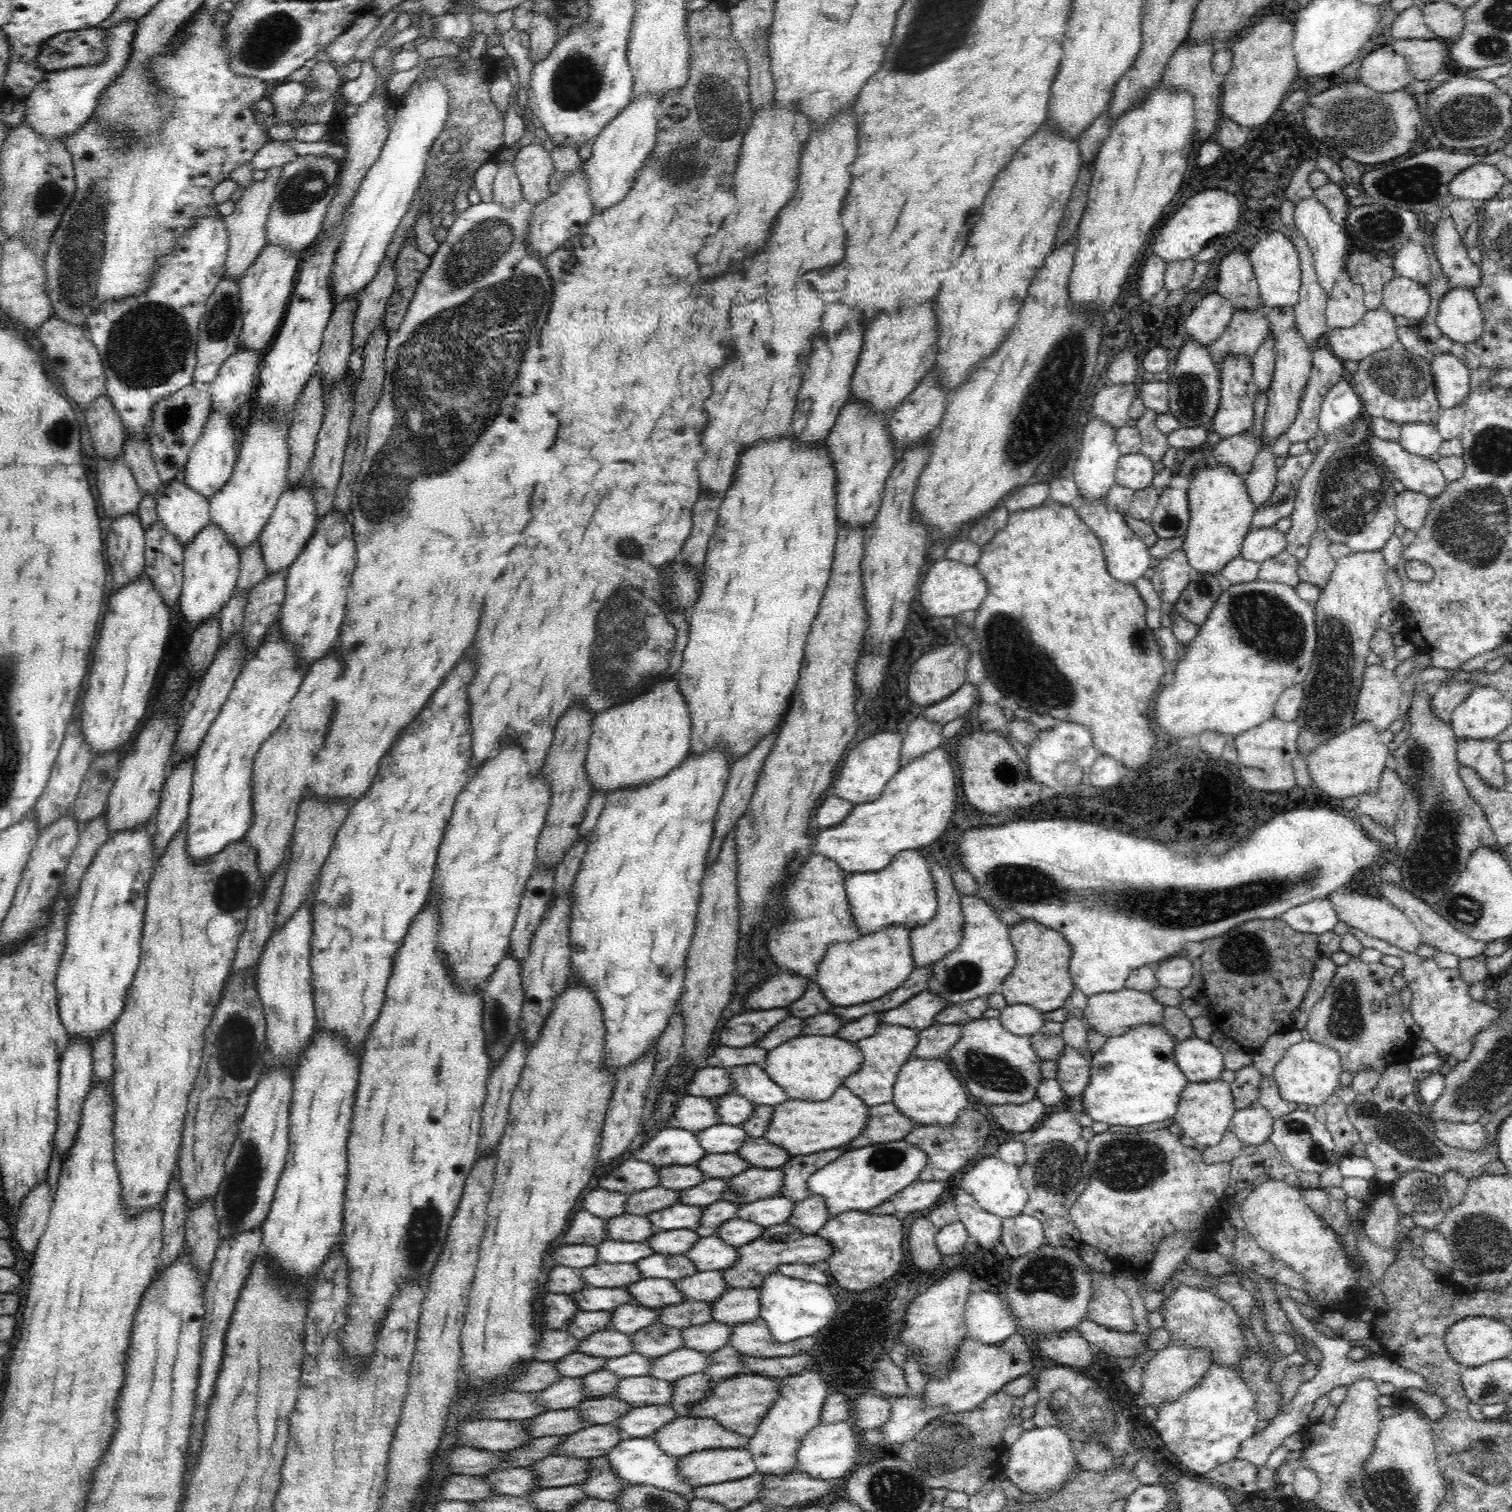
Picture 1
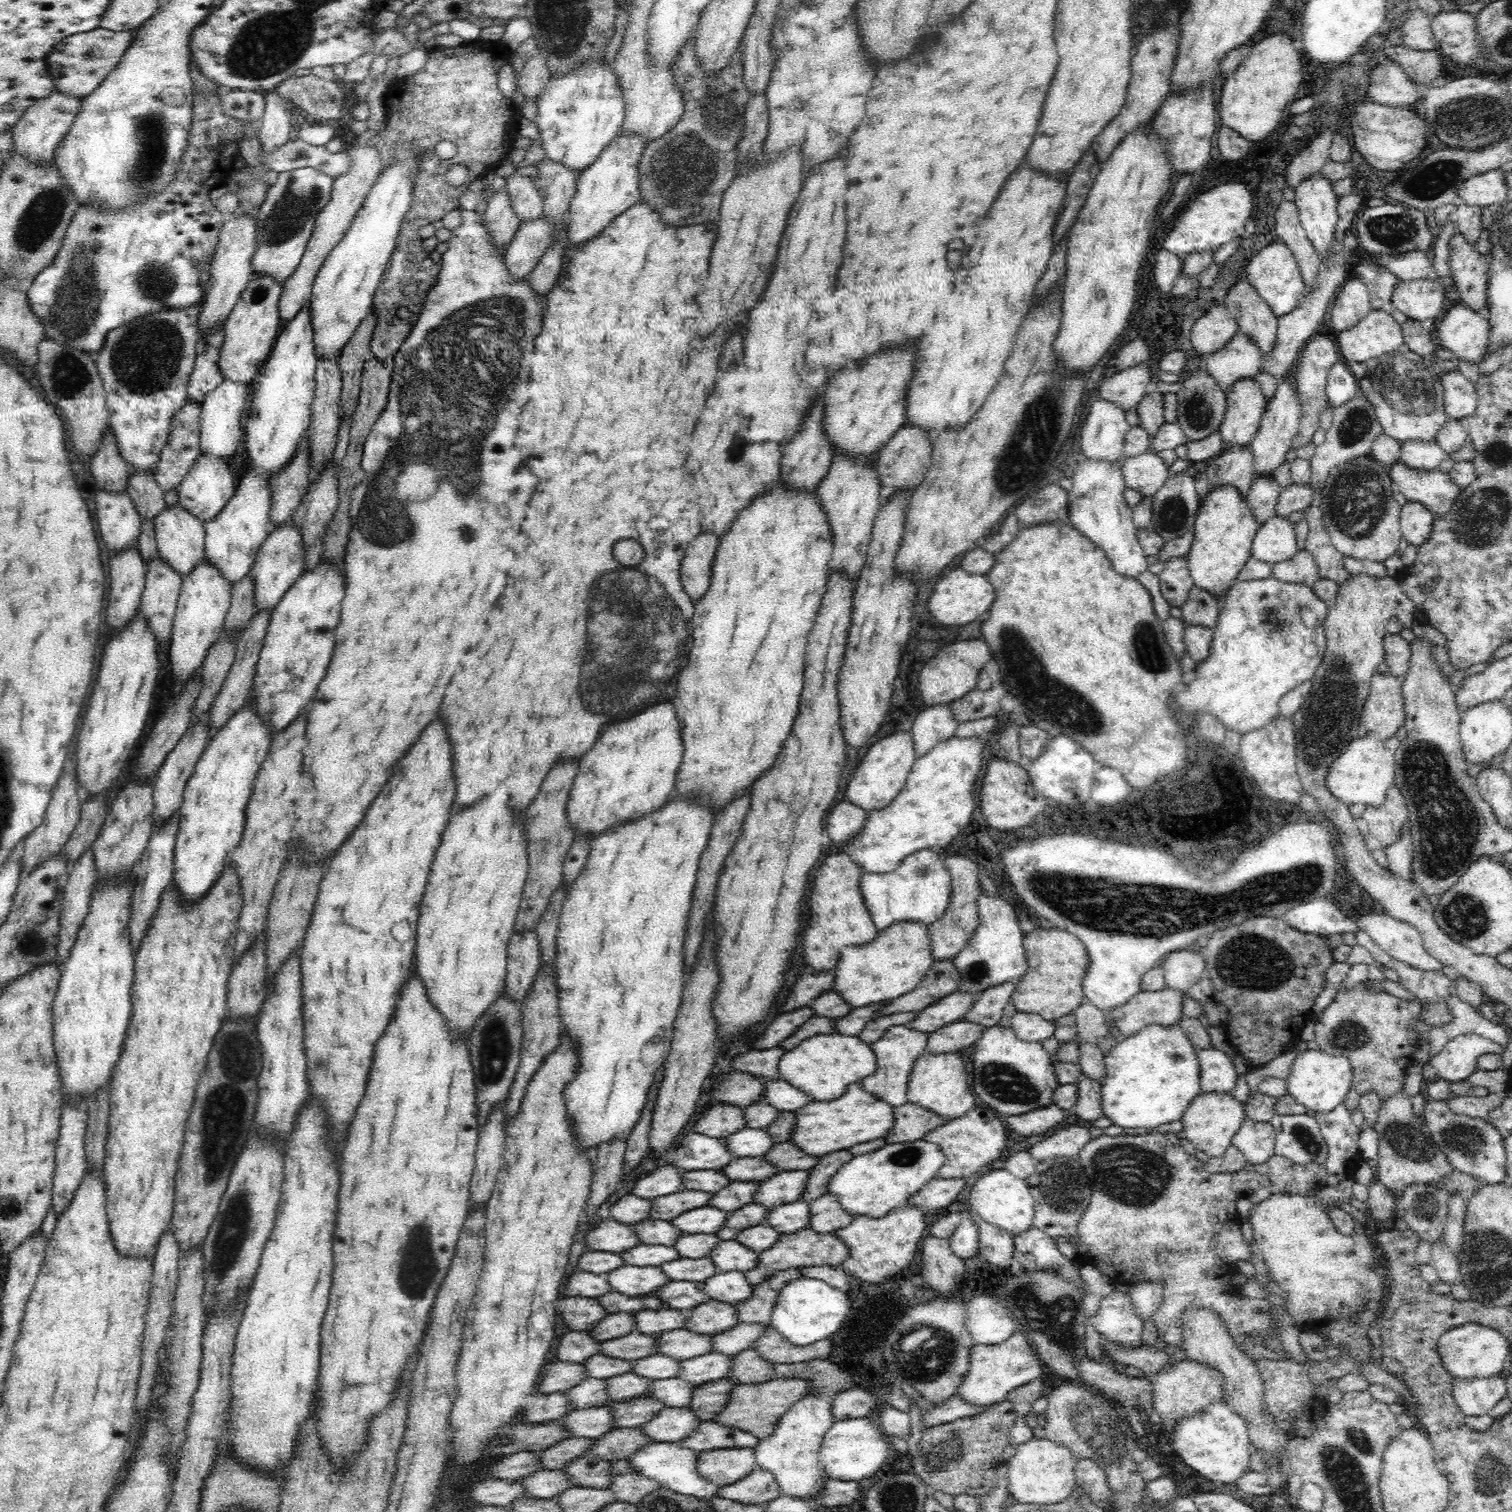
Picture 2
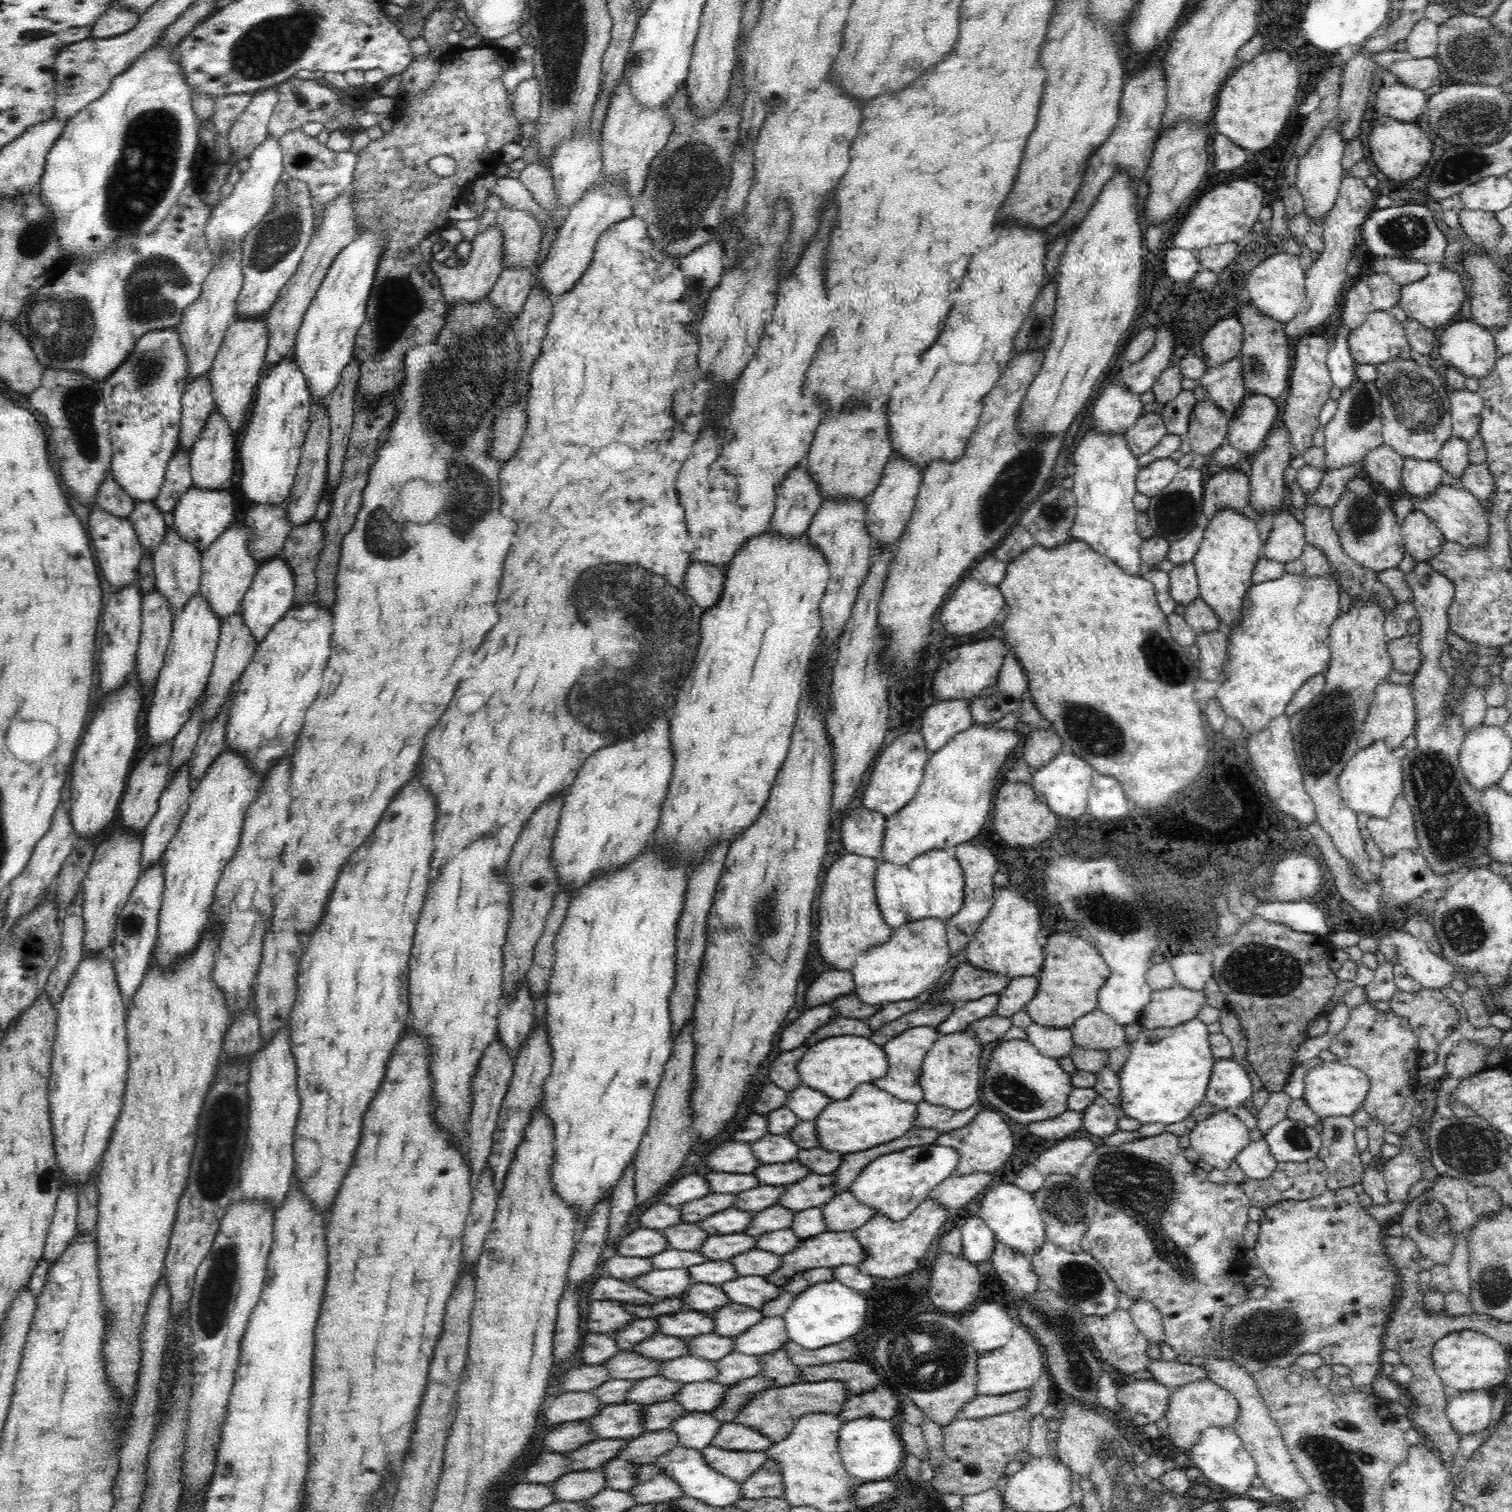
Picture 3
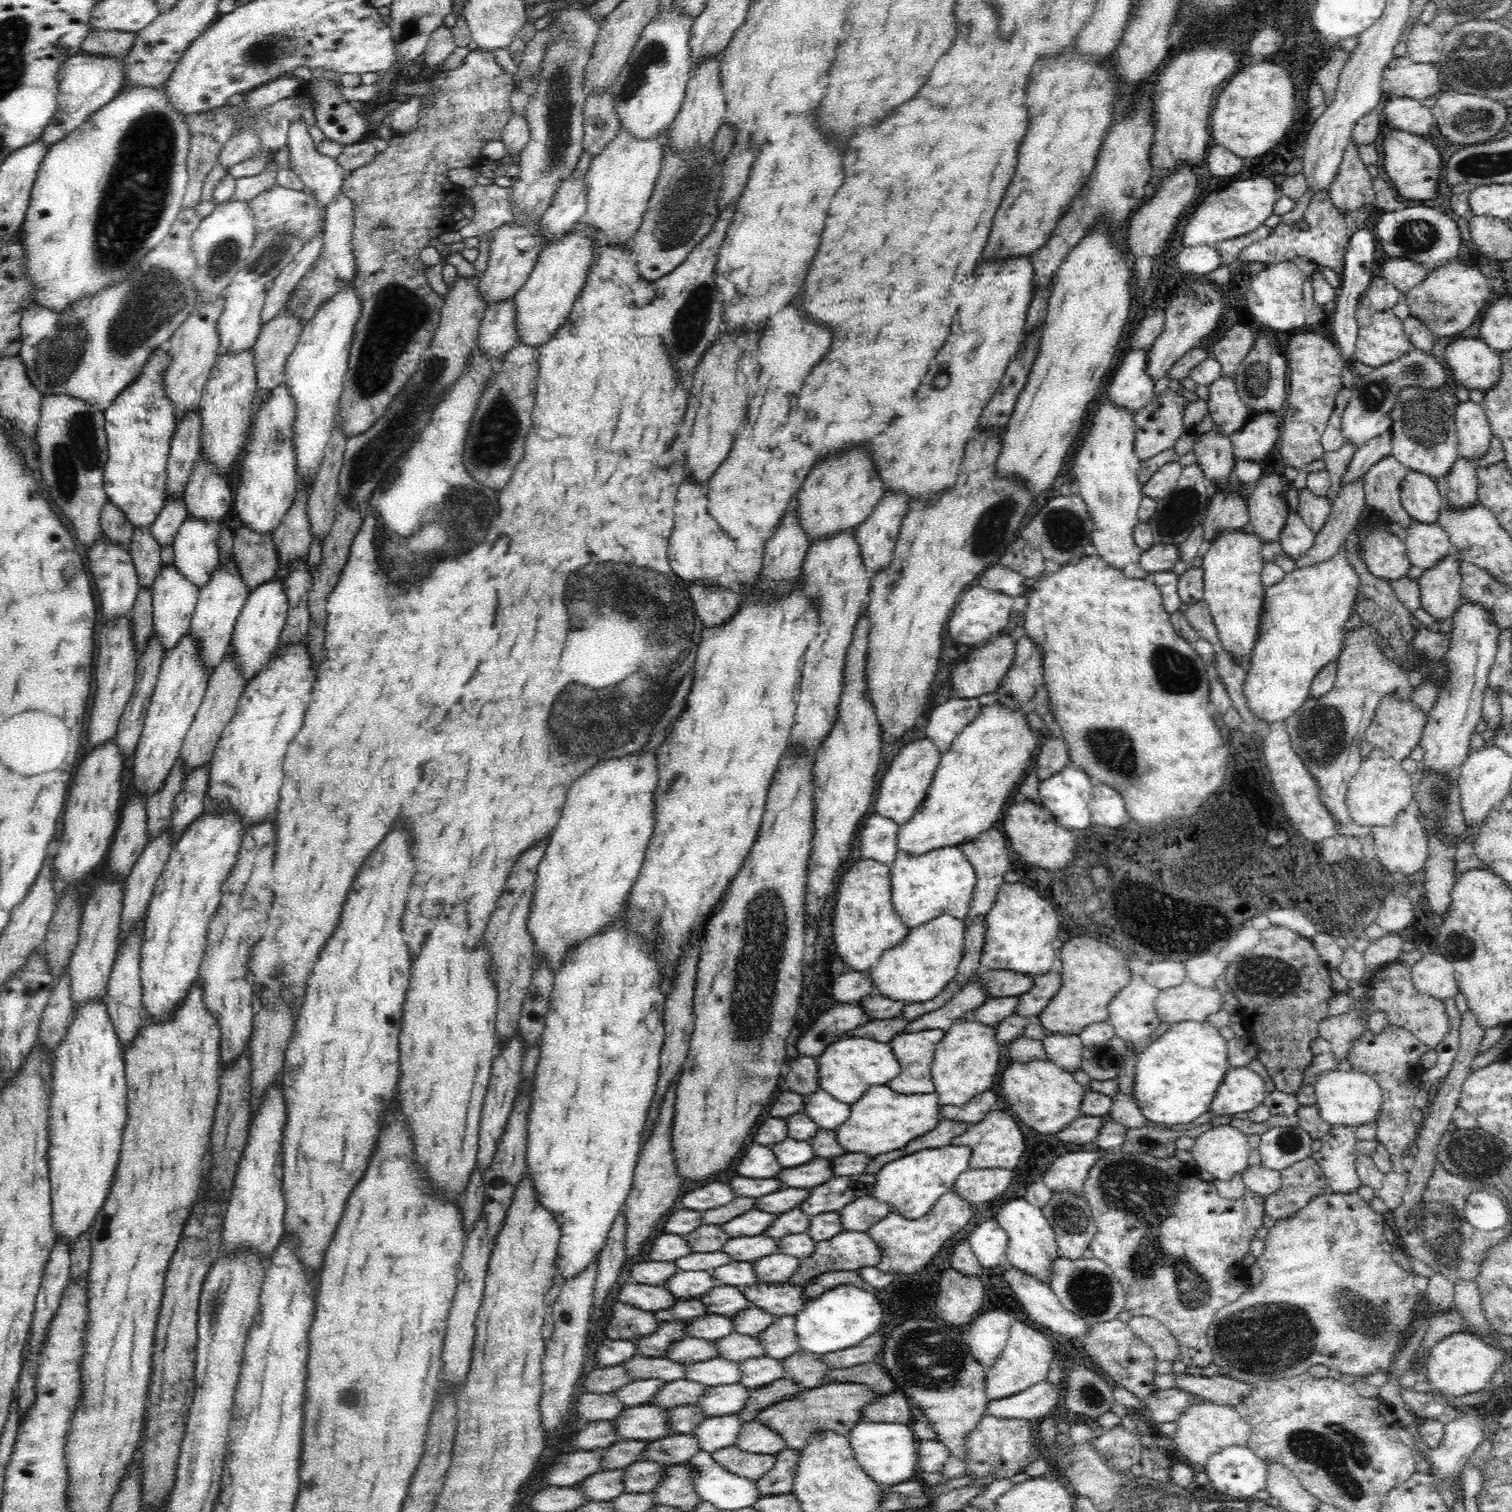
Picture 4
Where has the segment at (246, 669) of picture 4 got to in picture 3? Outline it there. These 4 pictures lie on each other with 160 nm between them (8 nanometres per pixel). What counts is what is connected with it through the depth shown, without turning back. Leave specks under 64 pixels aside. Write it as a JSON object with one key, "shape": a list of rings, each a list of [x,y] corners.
{"shape":[[[280,554],[263,562],[256,569],[253,581],[248,587],[240,606],[245,626],[248,626],[252,637],[256,638],[256,644],[264,640],[266,634],[272,630],[272,626],[276,626],[284,613],[294,605],[294,594],[294,573],[292,573],[290,565],[284,561],[284,557],[280,557]]]}

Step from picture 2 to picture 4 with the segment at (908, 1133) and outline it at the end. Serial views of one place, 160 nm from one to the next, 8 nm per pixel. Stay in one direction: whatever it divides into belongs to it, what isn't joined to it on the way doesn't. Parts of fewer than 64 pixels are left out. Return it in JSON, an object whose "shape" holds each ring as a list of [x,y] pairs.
{"shape":[[[990,1088],[976,1094],[970,1102],[966,1102],[962,1106],[942,1106],[940,1115],[942,1115],[942,1119],[967,1122],[971,1125],[982,1122],[988,1112],[1000,1107],[1000,1102],[996,1088]]]}

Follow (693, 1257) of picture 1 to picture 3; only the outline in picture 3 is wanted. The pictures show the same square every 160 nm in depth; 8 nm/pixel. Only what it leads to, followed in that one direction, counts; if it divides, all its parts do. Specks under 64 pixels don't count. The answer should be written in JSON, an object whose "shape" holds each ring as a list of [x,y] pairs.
{"shape":[[[753,1248],[729,1258],[738,1276],[771,1275],[780,1264],[780,1257],[773,1252]]]}

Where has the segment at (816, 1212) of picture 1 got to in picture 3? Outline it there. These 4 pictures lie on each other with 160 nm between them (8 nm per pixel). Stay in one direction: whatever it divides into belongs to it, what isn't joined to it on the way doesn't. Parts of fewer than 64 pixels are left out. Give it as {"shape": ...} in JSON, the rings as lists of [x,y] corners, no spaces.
{"shape":[[[849,1190],[834,1195],[821,1211],[830,1232],[855,1231],[878,1214],[876,1209],[860,1204]]]}

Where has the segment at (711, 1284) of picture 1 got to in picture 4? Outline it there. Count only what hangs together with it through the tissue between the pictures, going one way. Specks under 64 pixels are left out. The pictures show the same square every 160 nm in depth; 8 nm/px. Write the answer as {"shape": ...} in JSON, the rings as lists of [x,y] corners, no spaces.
{"shape":[[[757,1283],[739,1286],[737,1289],[753,1307],[773,1316],[796,1316],[810,1299],[804,1297],[803,1287],[786,1283]]]}

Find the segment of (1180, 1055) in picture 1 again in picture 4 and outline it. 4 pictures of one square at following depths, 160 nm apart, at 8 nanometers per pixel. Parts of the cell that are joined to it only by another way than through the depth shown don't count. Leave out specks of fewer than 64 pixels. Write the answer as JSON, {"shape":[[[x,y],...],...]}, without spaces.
{"shape":[[[1247,1066],[1230,1067],[1217,1088],[1210,1103],[1210,1110],[1218,1116],[1234,1116],[1237,1113],[1252,1113],[1263,1104],[1265,1092],[1263,1078]]]}

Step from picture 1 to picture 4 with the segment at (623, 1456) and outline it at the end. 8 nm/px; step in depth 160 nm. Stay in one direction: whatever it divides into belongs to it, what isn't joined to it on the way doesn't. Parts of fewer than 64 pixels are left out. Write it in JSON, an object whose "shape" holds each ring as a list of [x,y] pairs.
{"shape":[[[700,1449],[685,1465],[693,1474],[696,1494],[720,1510],[748,1508],[762,1497],[756,1481],[724,1470],[705,1450]]]}

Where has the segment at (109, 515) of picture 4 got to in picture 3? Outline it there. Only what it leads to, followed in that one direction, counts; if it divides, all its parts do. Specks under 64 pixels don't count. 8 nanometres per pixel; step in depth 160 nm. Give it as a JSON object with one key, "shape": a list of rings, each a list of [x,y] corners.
{"shape":[[[106,471],[106,478],[97,490],[95,505],[102,508],[106,513],[126,518],[133,509],[135,502],[113,478],[112,471]]]}

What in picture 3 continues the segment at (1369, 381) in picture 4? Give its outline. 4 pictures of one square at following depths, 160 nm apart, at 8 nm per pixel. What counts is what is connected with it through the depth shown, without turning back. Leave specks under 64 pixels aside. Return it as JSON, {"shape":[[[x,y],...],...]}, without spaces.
{"shape":[[[1356,380],[1347,390],[1342,391],[1337,400],[1338,410],[1324,430],[1325,473],[1363,462],[1371,450],[1383,443],[1381,400],[1374,381]]]}

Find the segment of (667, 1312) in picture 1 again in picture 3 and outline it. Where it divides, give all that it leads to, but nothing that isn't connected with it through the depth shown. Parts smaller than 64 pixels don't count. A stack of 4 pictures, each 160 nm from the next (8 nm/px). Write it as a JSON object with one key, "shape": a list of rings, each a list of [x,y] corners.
{"shape":[[[737,1303],[726,1304],[716,1312],[710,1312],[708,1316],[714,1321],[714,1333],[726,1338],[736,1338],[744,1334],[748,1328],[762,1322],[764,1318],[760,1310]]]}

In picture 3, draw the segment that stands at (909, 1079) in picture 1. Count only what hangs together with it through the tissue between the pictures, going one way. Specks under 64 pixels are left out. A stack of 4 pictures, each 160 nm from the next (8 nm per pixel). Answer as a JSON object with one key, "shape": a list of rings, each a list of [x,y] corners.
{"shape":[[[962,1030],[941,1035],[926,1053],[920,1069],[919,1083],[923,1090],[923,1100],[934,1106],[964,1111],[982,1099],[980,1056],[983,1043],[977,1039],[974,1030]]]}

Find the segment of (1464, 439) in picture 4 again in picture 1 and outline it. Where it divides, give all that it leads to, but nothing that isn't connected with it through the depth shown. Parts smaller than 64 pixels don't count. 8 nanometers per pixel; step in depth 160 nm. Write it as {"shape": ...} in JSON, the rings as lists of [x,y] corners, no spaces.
{"shape":[[[1430,349],[1434,357],[1430,367],[1441,410],[1465,404],[1465,400],[1472,392],[1470,370],[1451,352],[1435,352],[1434,349]]]}

